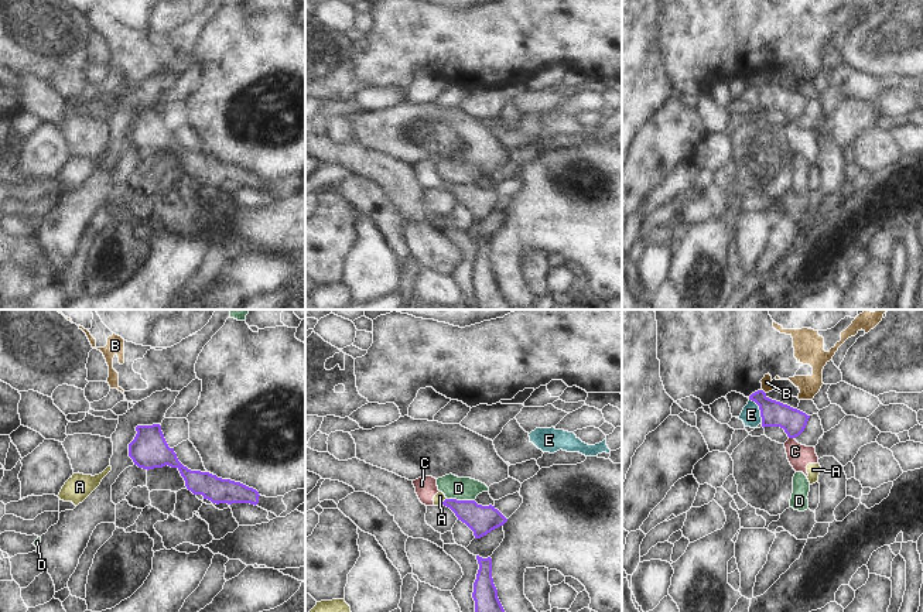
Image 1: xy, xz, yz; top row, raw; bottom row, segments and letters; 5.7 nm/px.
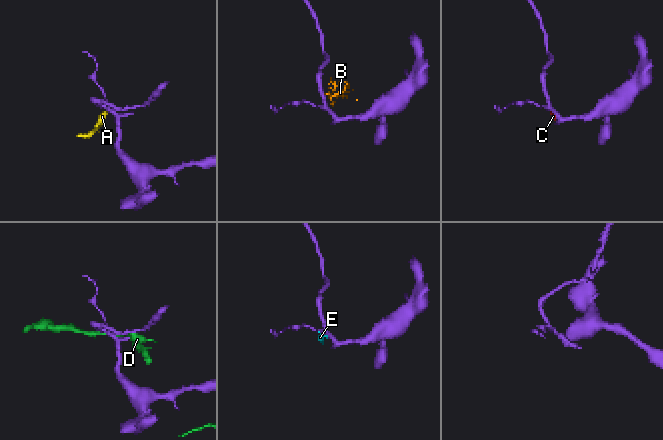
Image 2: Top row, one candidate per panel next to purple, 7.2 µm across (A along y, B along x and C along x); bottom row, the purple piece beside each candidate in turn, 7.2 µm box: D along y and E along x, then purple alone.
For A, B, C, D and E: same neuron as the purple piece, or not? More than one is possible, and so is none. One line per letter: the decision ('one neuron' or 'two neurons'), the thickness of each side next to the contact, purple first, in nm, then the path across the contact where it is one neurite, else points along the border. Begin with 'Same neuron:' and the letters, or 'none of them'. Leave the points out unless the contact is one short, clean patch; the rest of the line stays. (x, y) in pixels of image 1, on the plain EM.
Same neuron: none of them
A: two neurons; calibres 160 and 60 nm; border xz (445, 181), (441, 187)
B: two neurons; calibres 150 and 60 nm
C: two neurons; calibres 150 and 130 nm; border yz (789, 120), (793, 122)
D: two neurons; calibres 160 and 130 nm; border xz (447, 181), (474, 184)
E: two neurons; calibres 150 and 110 nm

